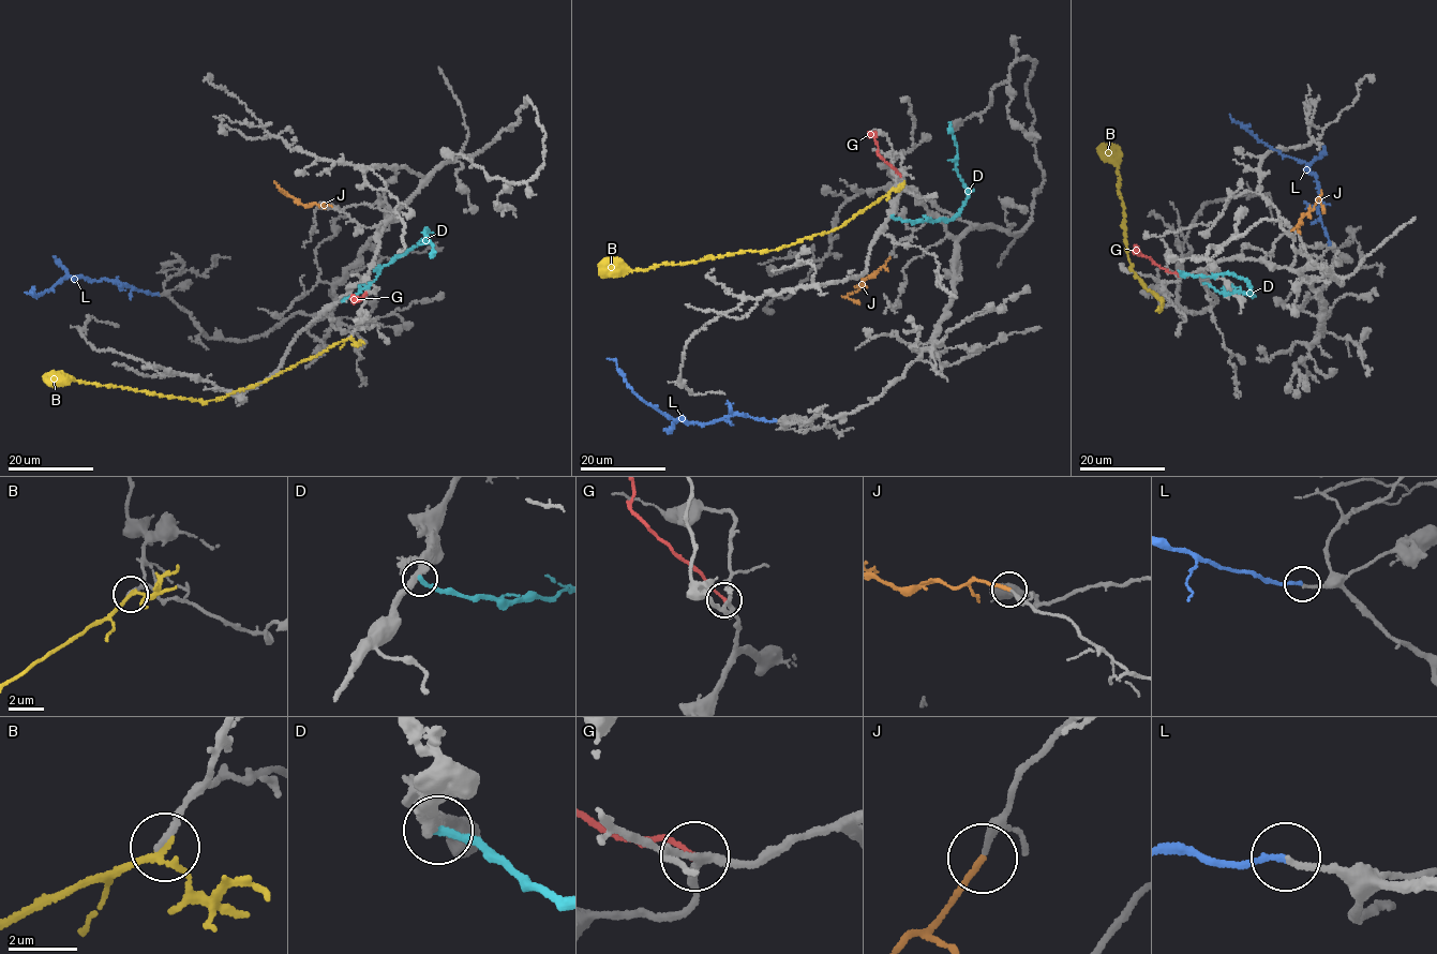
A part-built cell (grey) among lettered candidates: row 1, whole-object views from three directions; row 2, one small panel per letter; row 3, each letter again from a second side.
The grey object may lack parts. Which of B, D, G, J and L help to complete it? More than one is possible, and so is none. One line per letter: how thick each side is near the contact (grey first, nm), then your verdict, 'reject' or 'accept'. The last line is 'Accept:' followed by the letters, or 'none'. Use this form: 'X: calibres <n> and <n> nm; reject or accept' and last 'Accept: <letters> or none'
B: calibres 180 and 180 nm; reject
D: calibres 400 and 240 nm; reject
G: calibres 200 and 160 nm; reject
J: calibres 180 and 180 nm; accept
L: calibres 170 and 180 nm; accept
Accept: J, L

